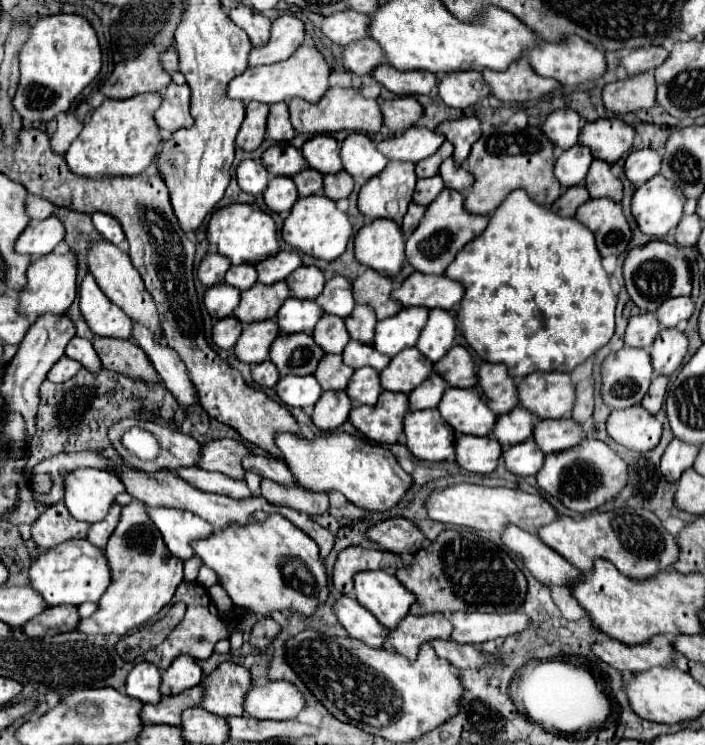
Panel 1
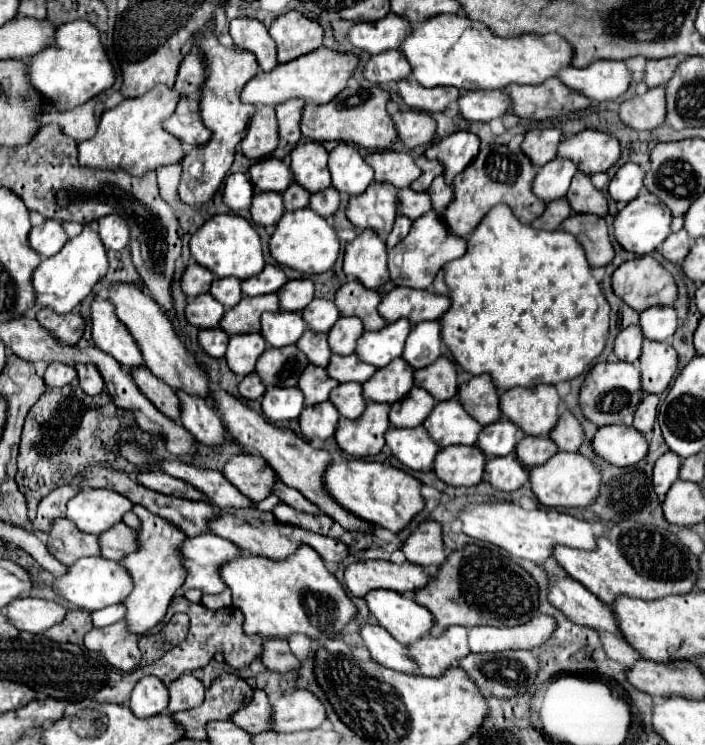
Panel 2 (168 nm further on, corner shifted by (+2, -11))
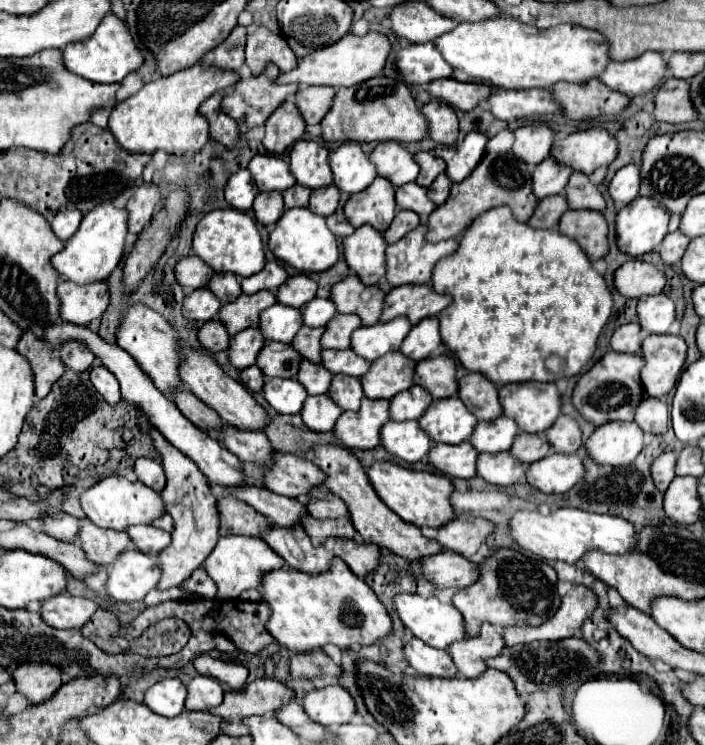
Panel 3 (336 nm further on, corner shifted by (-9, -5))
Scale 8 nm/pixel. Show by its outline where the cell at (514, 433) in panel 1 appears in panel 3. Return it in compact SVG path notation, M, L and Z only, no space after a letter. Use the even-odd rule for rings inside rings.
M502 415L494 421L476 423L472 437L468 441L478 453L484 453L484 451L486 453L500 453L500 451L510 449L516 433L518 433L516 421Z

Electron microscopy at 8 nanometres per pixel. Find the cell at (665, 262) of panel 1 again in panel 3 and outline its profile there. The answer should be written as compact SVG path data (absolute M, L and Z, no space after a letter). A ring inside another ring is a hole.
M640 259L626 261L614 273L614 287L624 297L630 297L630 299L658 295L658 293L662 293L664 285L666 285L664 273L660 269L656 269L654 265L640 261Z

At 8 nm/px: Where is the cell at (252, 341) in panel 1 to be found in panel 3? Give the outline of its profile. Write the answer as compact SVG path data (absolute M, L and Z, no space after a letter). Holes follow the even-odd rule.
M244 329L240 333L236 333L230 339L228 345L228 361L236 367L236 369L246 369L250 365L256 363L256 353L264 347L264 337L260 333L260 329Z

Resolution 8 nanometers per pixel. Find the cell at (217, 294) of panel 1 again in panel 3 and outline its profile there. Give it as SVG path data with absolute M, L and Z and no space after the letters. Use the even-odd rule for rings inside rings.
M206 287L202 289L194 289L192 293L188 293L184 297L184 303L182 303L182 315L190 321L210 321L218 315L222 303L212 295L208 293Z

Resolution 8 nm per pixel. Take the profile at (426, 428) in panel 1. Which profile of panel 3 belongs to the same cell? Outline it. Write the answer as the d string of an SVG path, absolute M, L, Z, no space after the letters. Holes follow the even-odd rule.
M388 421L380 429L380 443L390 453L406 463L416 463L428 455L430 437L420 433L418 421Z

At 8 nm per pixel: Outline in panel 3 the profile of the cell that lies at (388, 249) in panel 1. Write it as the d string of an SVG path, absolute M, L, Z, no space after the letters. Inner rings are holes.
M370 225L358 227L350 237L344 237L344 259L364 285L376 285L384 279L384 249L388 243L382 233Z

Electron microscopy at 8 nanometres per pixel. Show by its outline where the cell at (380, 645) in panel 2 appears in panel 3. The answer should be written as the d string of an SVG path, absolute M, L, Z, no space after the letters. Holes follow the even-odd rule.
M410 639L406 643L404 651L406 651L408 663L422 675L448 679L458 673L452 657L448 657L448 651L424 645L424 641L420 641L420 639Z

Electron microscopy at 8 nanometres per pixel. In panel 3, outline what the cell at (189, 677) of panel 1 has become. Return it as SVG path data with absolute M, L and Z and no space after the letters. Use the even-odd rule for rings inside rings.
M196 675L188 683L188 699L186 699L188 711L208 711L212 707L218 707L222 699L224 699L224 689L218 683L218 679Z

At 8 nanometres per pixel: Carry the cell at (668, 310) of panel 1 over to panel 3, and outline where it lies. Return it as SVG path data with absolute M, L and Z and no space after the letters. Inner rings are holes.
M664 293L644 297L636 307L638 323L646 333L668 333L668 327L674 323L674 301Z

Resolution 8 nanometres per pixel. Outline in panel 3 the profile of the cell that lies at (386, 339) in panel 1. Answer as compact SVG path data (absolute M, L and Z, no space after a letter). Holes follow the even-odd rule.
M396 317L394 321L376 323L370 327L358 327L352 333L350 349L358 357L374 361L388 351L396 351L400 347L400 341L404 341L404 337L408 335L408 329L412 329L412 325L406 317Z

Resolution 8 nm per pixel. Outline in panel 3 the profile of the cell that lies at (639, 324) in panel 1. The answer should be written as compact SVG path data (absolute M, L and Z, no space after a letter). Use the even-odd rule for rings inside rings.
M626 323L612 333L610 347L618 353L640 353L642 329L638 323Z

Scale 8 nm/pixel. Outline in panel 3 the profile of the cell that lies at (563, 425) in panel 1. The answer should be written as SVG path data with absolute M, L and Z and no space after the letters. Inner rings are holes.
M518 433L514 437L514 443L510 447L512 457L522 461L524 465L530 465L546 455L552 453L552 447L540 437L540 435L528 435L528 433Z

